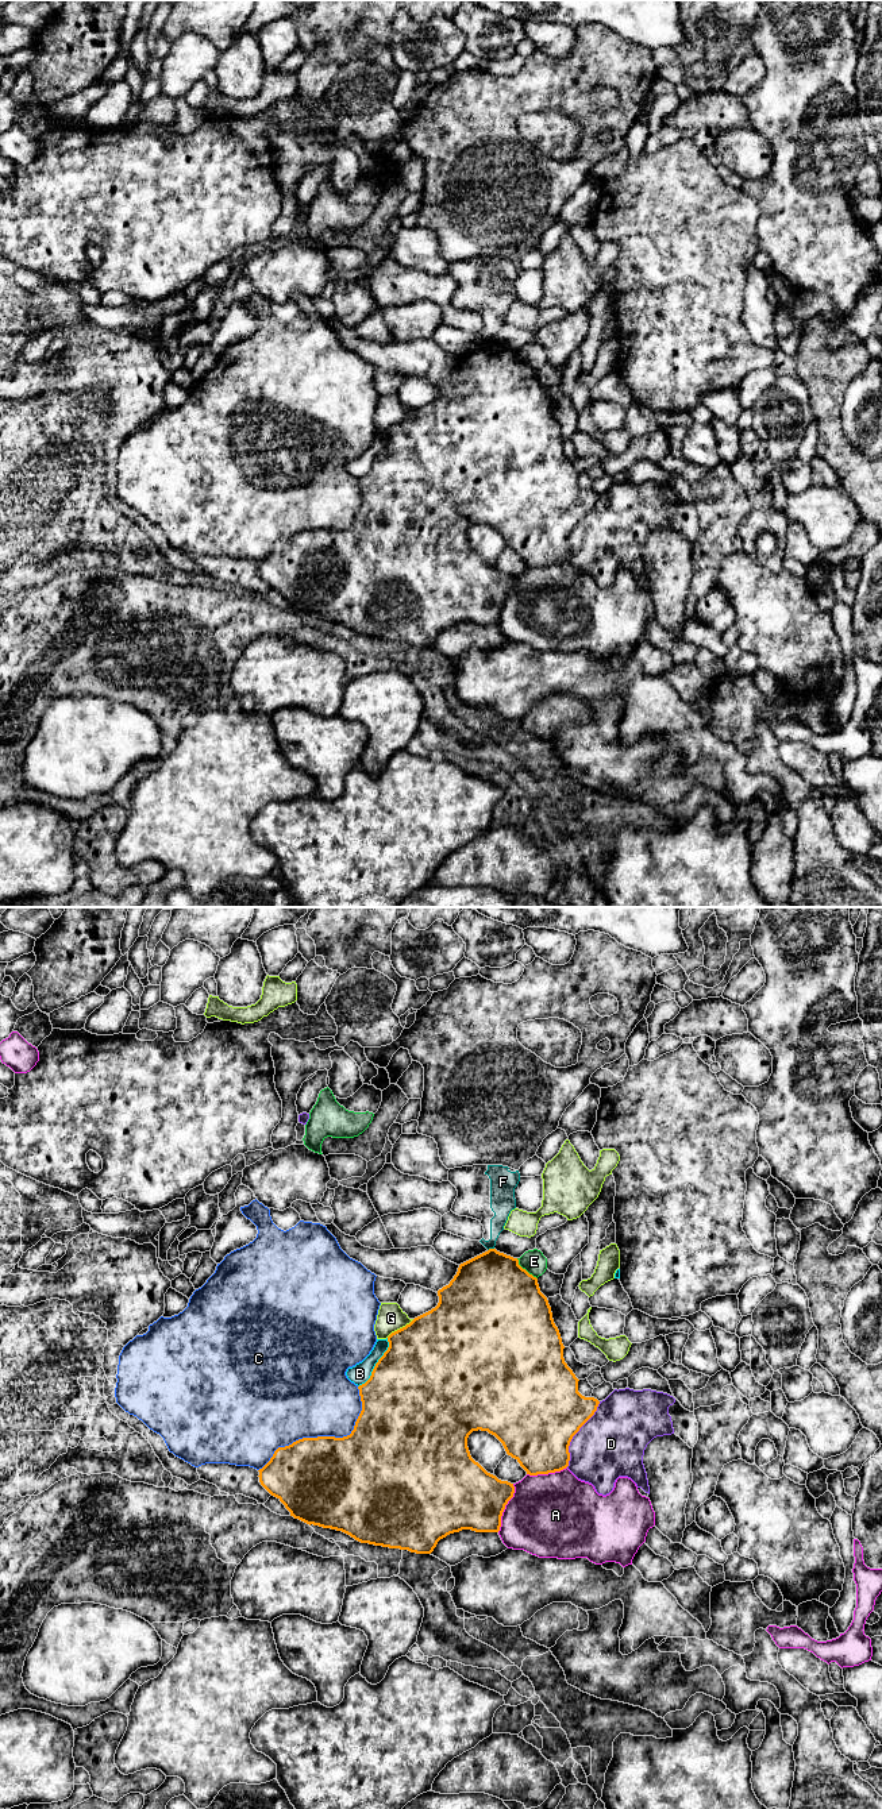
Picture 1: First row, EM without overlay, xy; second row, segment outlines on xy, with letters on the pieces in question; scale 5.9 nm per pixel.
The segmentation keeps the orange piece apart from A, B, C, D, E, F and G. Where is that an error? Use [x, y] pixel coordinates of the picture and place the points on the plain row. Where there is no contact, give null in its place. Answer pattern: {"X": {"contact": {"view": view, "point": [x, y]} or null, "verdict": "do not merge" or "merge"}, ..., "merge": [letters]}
{"A": {"contact": {"view": "xy", "point": [504, 601]}, "verdict": "do not merge"}, "B": {"contact": {"view": "xy", "point": [376, 456]}, "verdict": "do not merge"}, "C": {"contact": {"view": "xy", "point": [326, 529]}, "verdict": "do not merge"}, "D": {"contact": {"view": "xy", "point": [576, 525]}, "verdict": "do not merge"}, "E": {"contact": {"view": "xy", "point": [524, 362]}, "verdict": "do not merge"}, "F": {"contact": {"view": "xy", "point": [490, 342]}, "verdict": "do not merge"}, "G": {"contact": {"view": "xy", "point": [400, 421]}, "verdict": "do not merge"}, "merge": []}

